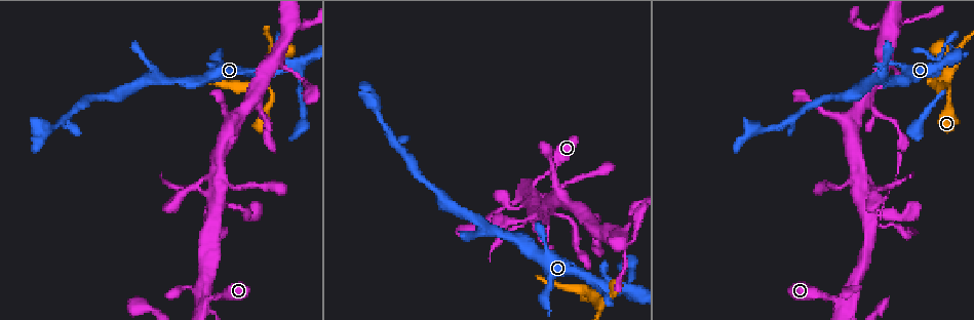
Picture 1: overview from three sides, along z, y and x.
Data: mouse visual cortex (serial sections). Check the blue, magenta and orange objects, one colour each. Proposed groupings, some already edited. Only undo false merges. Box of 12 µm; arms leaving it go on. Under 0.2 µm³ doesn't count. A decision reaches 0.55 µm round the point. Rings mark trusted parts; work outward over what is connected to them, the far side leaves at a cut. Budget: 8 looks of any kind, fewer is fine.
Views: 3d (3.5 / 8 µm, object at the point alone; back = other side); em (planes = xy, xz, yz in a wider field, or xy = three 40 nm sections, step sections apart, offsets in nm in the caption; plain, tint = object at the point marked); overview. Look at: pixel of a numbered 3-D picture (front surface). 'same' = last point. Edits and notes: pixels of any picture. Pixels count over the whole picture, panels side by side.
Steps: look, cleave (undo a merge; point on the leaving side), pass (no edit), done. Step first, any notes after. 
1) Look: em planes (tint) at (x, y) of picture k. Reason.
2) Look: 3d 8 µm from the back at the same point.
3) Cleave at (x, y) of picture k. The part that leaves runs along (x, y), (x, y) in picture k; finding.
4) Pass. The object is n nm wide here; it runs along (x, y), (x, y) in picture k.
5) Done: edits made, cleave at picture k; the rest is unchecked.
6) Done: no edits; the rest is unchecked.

Look: 3d 3.5 µm at (598, 304) of picture 1. Abrupt turn.

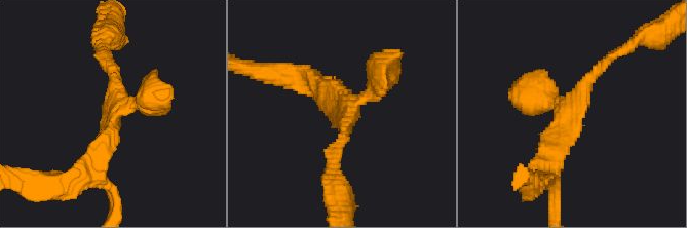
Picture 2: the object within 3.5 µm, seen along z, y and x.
Look: em xy step 5 (plain) at (342, 115) of picture 2. Shape alone is not enough.

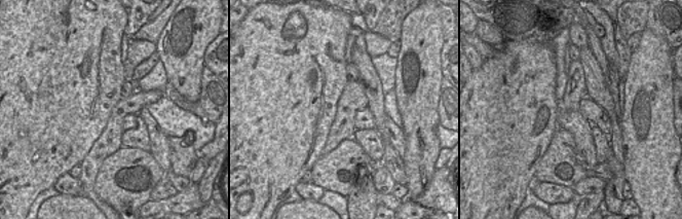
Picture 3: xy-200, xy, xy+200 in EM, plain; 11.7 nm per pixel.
Look: em xy step 5 (tint) at the same point.

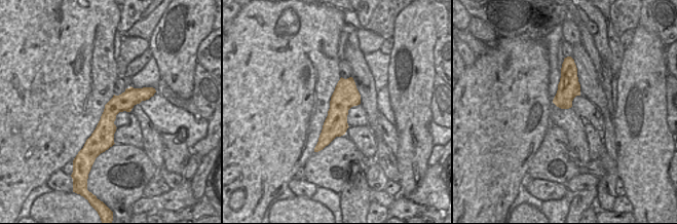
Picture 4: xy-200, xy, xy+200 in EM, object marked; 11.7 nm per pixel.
Pass. It runs along (350, 80), (336, 123), (317, 148) in picture 4; continuous, no second cell.

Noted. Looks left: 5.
Look: 3d 3.5 µm from the back at (192, 81) of picture 1. Thick turns thin.

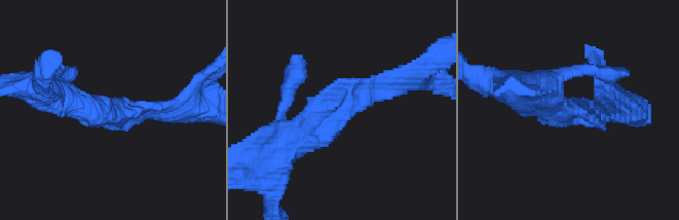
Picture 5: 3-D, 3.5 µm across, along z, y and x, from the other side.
Look: em planes (tint) at (116, 110) of picture 5. The arms are 200, 400 nm wide.

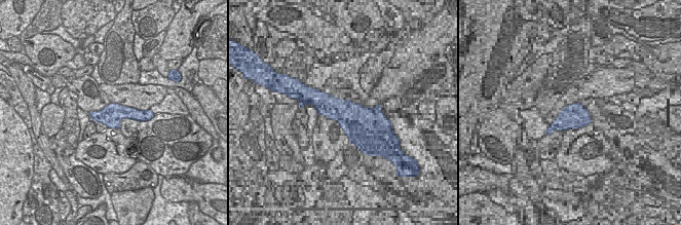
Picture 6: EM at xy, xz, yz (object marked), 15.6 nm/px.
Look: em xy step 3 (tint) at the same point.

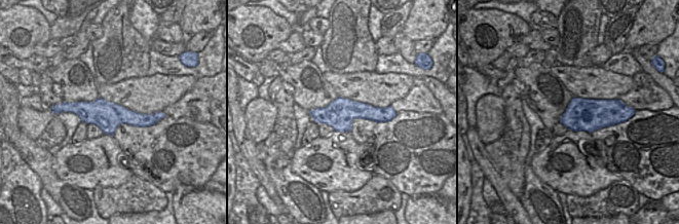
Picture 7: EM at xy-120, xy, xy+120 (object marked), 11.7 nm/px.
Pass. It runs along (291, 142), (405, 76) in picture 5; one cell here.

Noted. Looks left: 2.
Look: 3d 8 µm at (842, 300) of picture 1. Thin arm on a thick one.

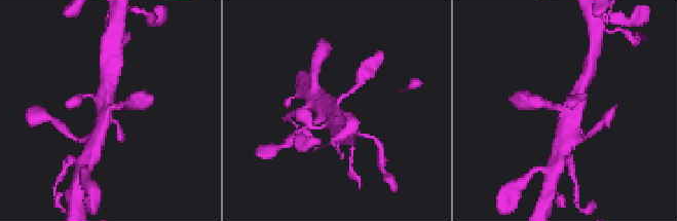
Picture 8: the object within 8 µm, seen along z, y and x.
Look: em xy step 3 (tint) at (106, 109) of picture 8. Now the EM.

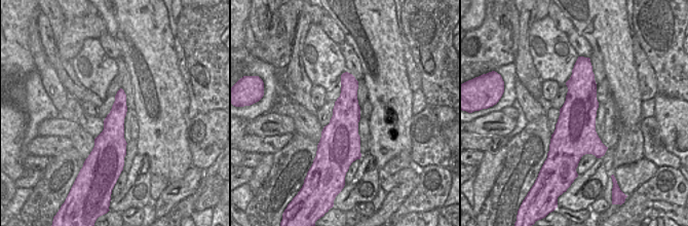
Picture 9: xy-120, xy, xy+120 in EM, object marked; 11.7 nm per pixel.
Pass. It runs along (547, 104), (568, 110), (584, 83) in picture 8; all the same cell.

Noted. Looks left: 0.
Done: no edits; the rest is unchecked.

